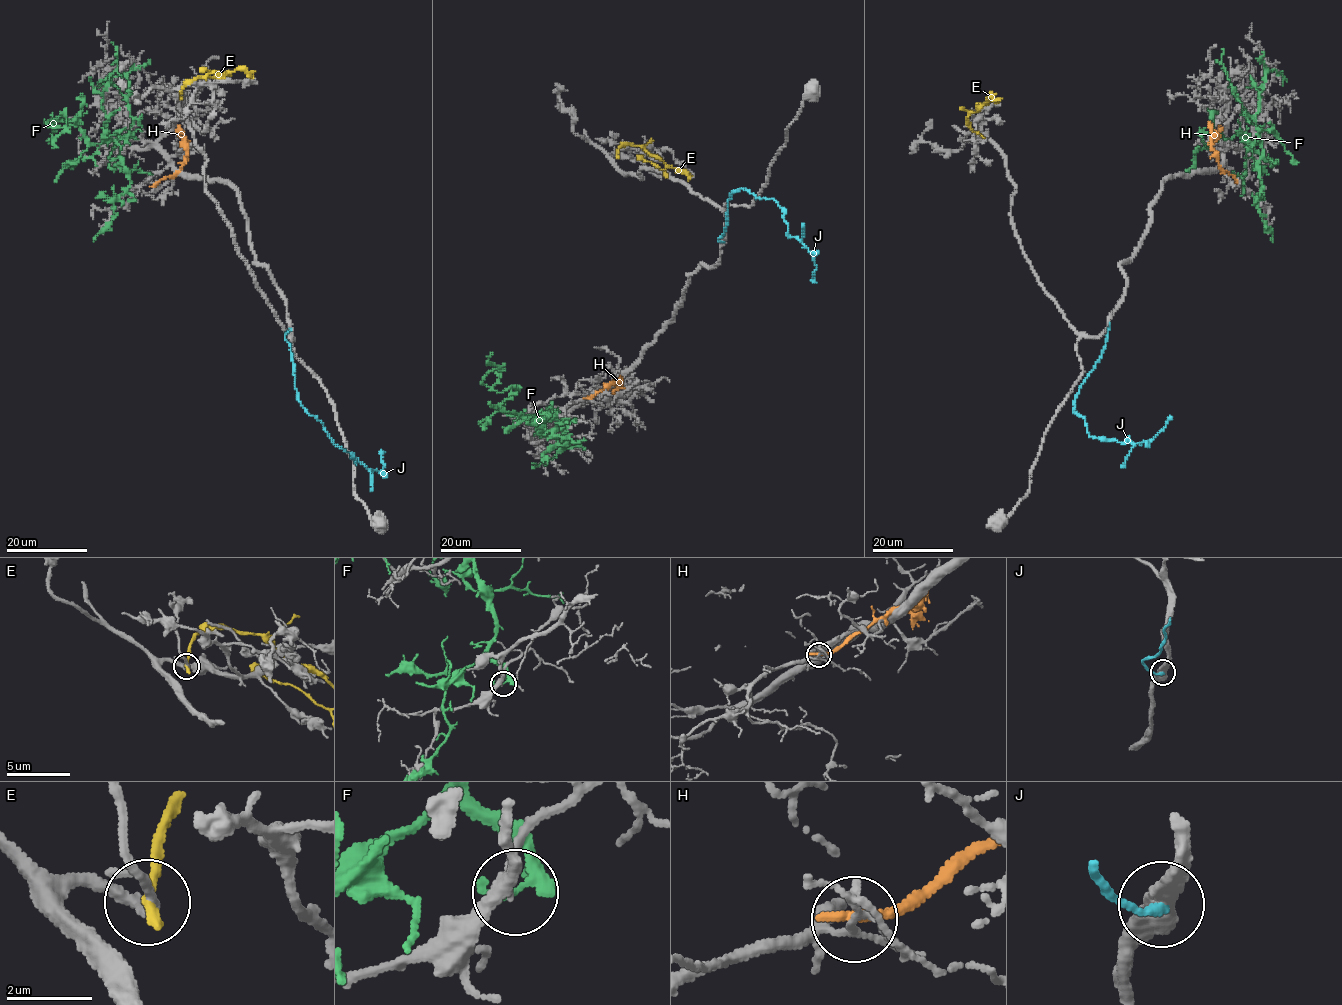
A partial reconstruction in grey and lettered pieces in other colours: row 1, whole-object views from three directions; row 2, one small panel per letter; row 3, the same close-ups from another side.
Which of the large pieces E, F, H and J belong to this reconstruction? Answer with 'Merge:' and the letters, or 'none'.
Merge: none

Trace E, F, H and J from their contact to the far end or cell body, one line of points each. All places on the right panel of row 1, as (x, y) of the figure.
E: (982, 135), (973, 131), (966, 118), (968, 113), (989, 100), (977, 107)
F: (1260, 196), (1261, 144), (1256, 140), (1248, 149), (1241, 131), (1217, 134), (1184, 170)
H: (1236, 182), (1219, 165), (1212, 148), (1212, 126), (1209, 122)
J: (1109, 323), (1100, 359), (1081, 385), (1073, 412), (1085, 419), (1090, 436), (1135, 444), (1152, 440), (1172, 417)

